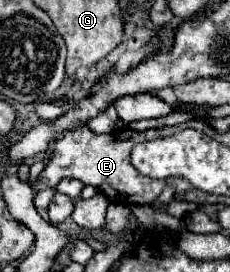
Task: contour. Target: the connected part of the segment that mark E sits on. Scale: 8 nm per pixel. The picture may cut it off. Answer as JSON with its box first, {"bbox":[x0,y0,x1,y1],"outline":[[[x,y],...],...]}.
{"bbox":[32,125,208,205],"outline":[[[74,125],[70,131],[58,135],[54,139],[52,157],[50,157],[46,169],[32,181],[32,189],[34,191],[52,189],[52,187],[58,185],[60,179],[70,177],[70,179],[80,179],[84,185],[96,187],[112,203],[152,205],[156,201],[156,197],[162,193],[164,185],[172,183],[176,187],[176,197],[186,199],[186,201],[208,203],[208,197],[206,197],[208,193],[198,193],[198,191],[190,189],[190,185],[186,187],[186,183],[182,183],[178,187],[178,181],[154,181],[154,179],[148,179],[148,177],[140,177],[140,173],[132,165],[128,165],[128,155],[134,149],[134,145],[148,141],[148,139],[152,141],[152,139],[158,139],[158,137],[168,137],[168,135],[174,135],[176,131],[180,131],[178,125],[162,127],[162,129],[148,129],[148,131],[142,131],[142,133],[126,127],[126,129],[116,129],[114,133],[108,133],[108,135],[96,135],[84,125]]]}

